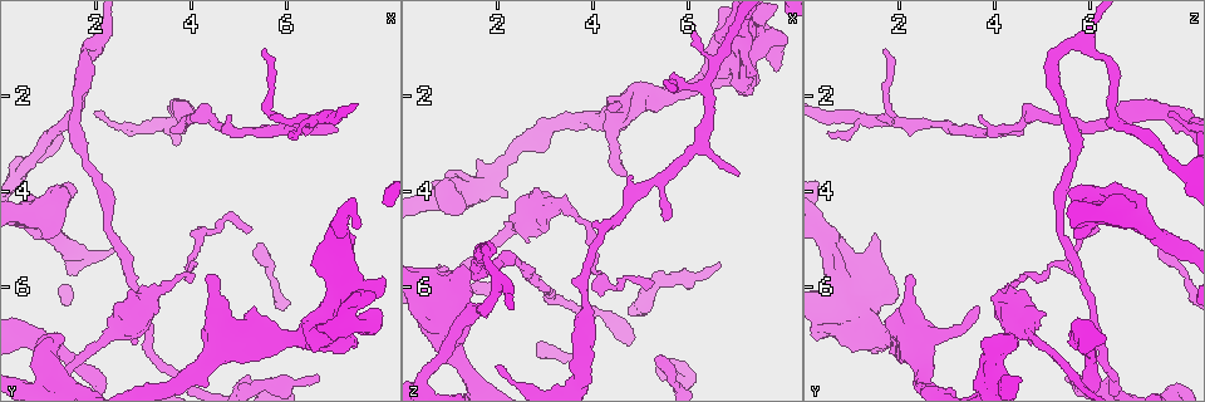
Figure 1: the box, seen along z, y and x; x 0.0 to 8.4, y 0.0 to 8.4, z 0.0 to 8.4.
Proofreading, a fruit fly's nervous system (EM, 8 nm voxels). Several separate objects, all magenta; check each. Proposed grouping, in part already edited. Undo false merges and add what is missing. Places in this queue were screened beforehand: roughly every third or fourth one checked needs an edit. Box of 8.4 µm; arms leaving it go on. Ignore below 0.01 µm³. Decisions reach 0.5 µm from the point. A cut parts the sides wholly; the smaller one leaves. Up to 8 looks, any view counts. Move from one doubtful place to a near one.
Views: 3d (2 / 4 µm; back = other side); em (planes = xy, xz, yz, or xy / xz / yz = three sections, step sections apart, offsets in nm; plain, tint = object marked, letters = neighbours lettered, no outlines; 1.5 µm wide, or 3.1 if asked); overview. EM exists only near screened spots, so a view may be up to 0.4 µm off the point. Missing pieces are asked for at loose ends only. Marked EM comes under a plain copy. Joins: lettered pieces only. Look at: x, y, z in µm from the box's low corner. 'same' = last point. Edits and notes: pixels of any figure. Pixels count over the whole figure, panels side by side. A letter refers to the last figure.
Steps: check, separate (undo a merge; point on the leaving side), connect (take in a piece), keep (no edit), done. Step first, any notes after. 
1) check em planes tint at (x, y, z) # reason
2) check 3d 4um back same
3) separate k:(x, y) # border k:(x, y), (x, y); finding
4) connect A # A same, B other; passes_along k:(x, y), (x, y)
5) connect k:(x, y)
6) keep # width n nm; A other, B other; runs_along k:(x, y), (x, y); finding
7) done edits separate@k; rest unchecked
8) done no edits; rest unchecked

check 3d 2um at (2.00, 2.30, 7.60) # an open end

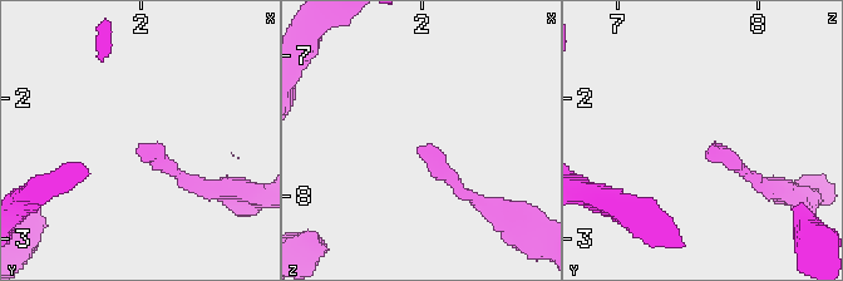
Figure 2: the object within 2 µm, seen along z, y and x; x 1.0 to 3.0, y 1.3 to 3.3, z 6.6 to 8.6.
check em planes letters at (1.98, 2.32, 7.66)

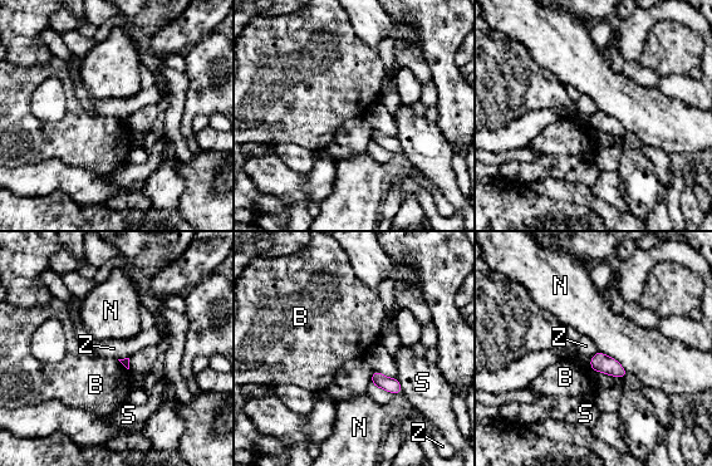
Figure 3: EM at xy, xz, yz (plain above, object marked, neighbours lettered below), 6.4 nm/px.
keep # longest_contact N 260 nm; B other, N other, S other, Z other; border 3:(598, 351), (590, 358); no lettered piece goes on from it

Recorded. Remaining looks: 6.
check em planes letters at (1.55, 4.05, 6.65) # an open end

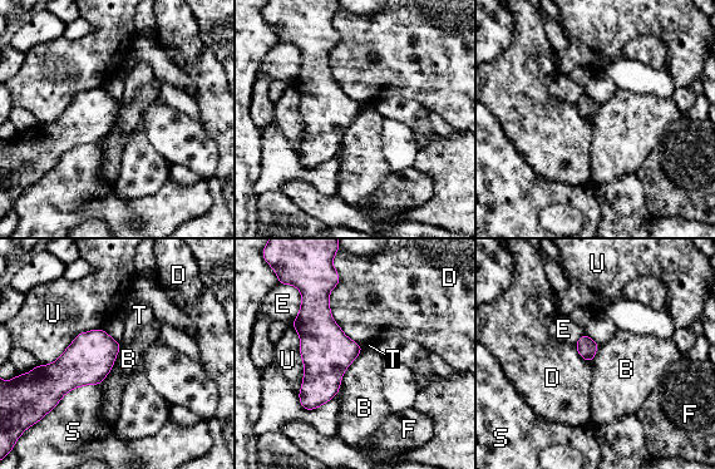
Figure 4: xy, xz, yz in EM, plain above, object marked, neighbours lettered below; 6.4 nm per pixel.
keep # B other, D other, E other, F other, S other, T other, U other; border 4:(363, 347), (345, 370), (336, 394); no lettered piece goes on from it

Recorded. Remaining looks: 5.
check 3d 4um at (2.65, 6.50, 5.10) # stops while still wide

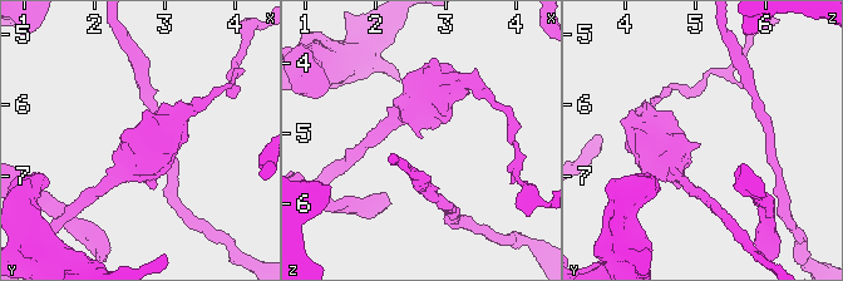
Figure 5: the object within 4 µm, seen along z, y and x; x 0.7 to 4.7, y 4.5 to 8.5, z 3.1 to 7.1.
check em planes tint at (2.65, 6.55, 5.10) # shape alone is not enough

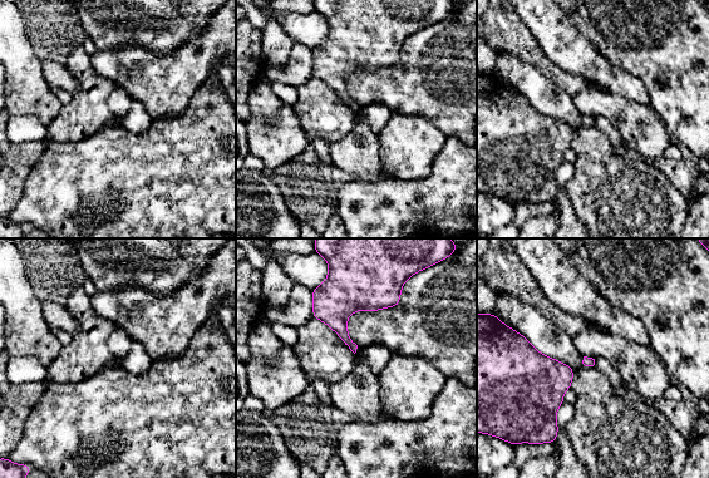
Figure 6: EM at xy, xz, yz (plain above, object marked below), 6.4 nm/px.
check em planes letters same # what lies round it

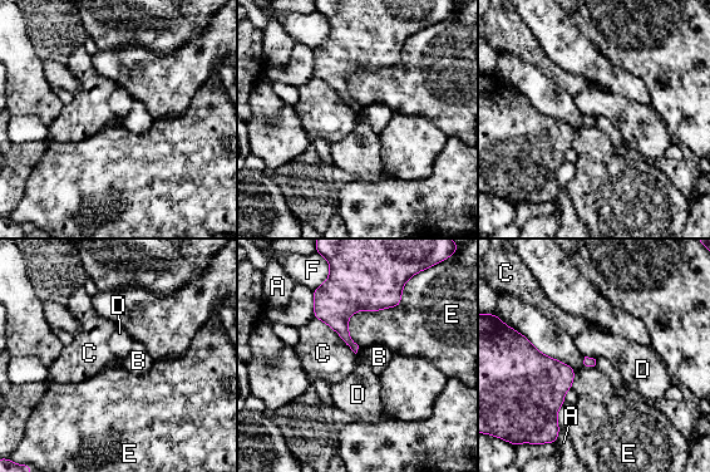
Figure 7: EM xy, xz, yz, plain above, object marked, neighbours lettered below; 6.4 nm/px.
keep # A other, B other, C other, D other, E other, F other; border 7:(585, 355), (595, 359); none of them fits

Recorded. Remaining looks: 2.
done no edits; rest unchecked

